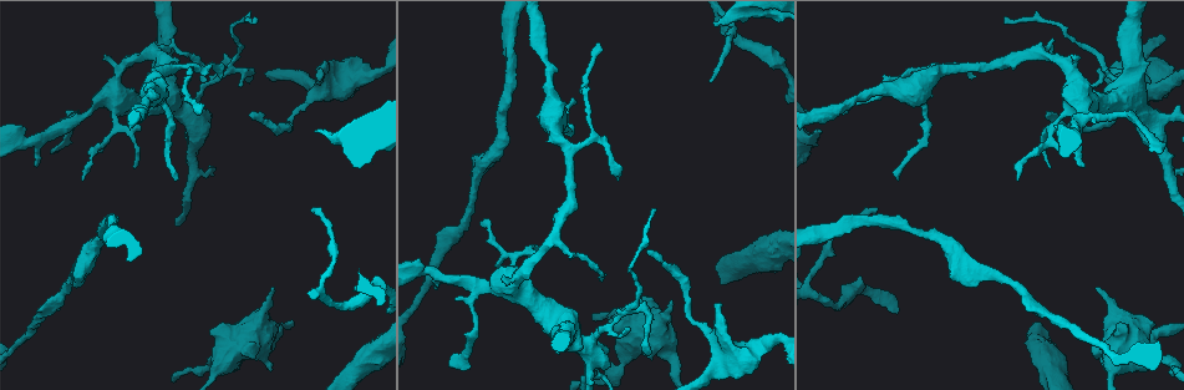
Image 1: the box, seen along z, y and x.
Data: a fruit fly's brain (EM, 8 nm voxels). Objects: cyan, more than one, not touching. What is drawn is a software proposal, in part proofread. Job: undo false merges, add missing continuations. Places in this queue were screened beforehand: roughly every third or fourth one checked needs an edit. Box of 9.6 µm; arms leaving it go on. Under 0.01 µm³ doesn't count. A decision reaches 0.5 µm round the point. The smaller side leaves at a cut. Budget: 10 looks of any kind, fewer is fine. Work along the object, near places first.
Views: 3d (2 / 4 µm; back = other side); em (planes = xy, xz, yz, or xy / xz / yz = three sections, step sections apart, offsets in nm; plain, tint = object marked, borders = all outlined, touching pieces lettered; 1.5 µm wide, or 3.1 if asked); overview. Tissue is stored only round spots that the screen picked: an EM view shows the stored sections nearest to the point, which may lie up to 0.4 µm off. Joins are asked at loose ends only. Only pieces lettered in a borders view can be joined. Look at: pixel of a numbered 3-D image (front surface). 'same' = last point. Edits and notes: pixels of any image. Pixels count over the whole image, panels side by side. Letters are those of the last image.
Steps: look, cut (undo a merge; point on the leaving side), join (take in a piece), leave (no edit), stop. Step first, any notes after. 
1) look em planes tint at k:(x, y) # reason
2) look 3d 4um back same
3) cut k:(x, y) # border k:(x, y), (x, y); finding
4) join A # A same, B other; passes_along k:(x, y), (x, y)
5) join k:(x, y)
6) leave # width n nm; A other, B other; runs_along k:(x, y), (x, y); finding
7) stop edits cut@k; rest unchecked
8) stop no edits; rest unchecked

look em planes borders at 1:(575, 101) # thin end

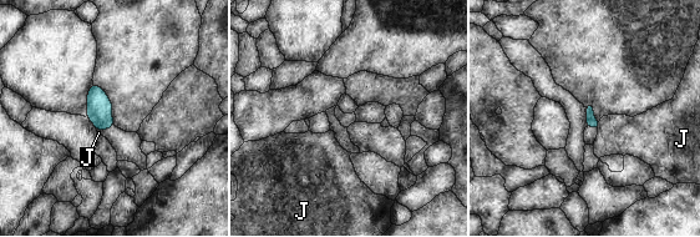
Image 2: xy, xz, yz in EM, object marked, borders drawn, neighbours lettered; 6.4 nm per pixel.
leave # longest_contact J 60 nm; J other; border 2:(599, 121), (598, 129); none of them fits

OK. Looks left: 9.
look 3d 2um at 1:(710, 82) # end of a long branch

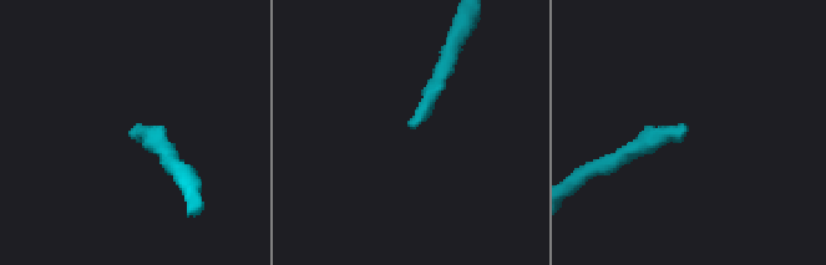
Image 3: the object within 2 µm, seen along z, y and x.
look em planes borders at 3:(129, 131) # now the EM

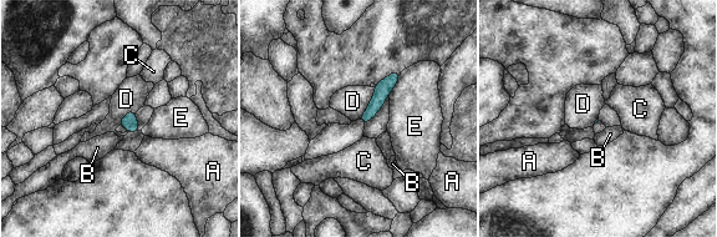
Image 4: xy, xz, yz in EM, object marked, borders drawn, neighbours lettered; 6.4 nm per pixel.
leave # longest_contact D 240 nm; A other, B other, C other, D other, E other; runs_along 4:(395, 76), (384, 87), (365, 119); none of them fits

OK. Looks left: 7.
look em planes borders at 1:(320, 79) # branch stops here

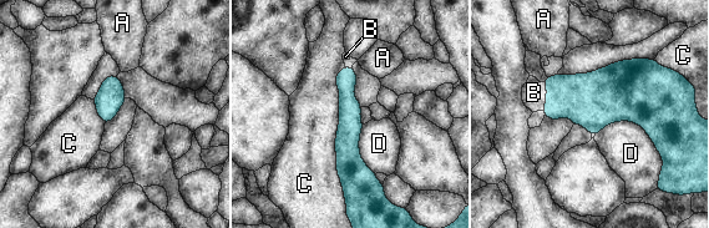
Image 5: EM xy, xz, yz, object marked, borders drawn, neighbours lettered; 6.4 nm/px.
join B # A other, B same, C other, D other; passes_along 5:(586, 99), (547, 96), (533, 92); it goes on there

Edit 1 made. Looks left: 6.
look em yz step 8 borders at 1:(246, 80) # branch stops here

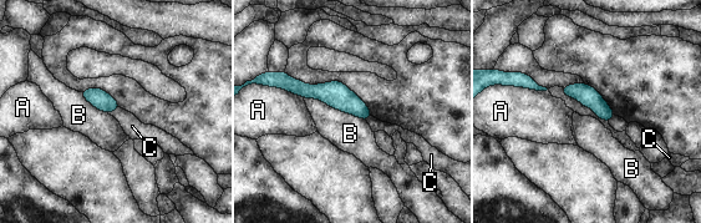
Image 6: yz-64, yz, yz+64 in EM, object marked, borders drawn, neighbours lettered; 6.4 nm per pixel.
look em planes borders same # another direction

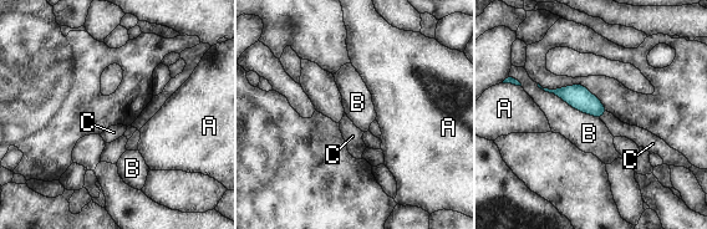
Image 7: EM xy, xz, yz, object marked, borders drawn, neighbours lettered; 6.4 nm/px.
leave # A other, B other, C other; border 7:(537, 84), (575, 108), (599, 118); none of them fits

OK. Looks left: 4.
stop edits join@5; rest unchecked

